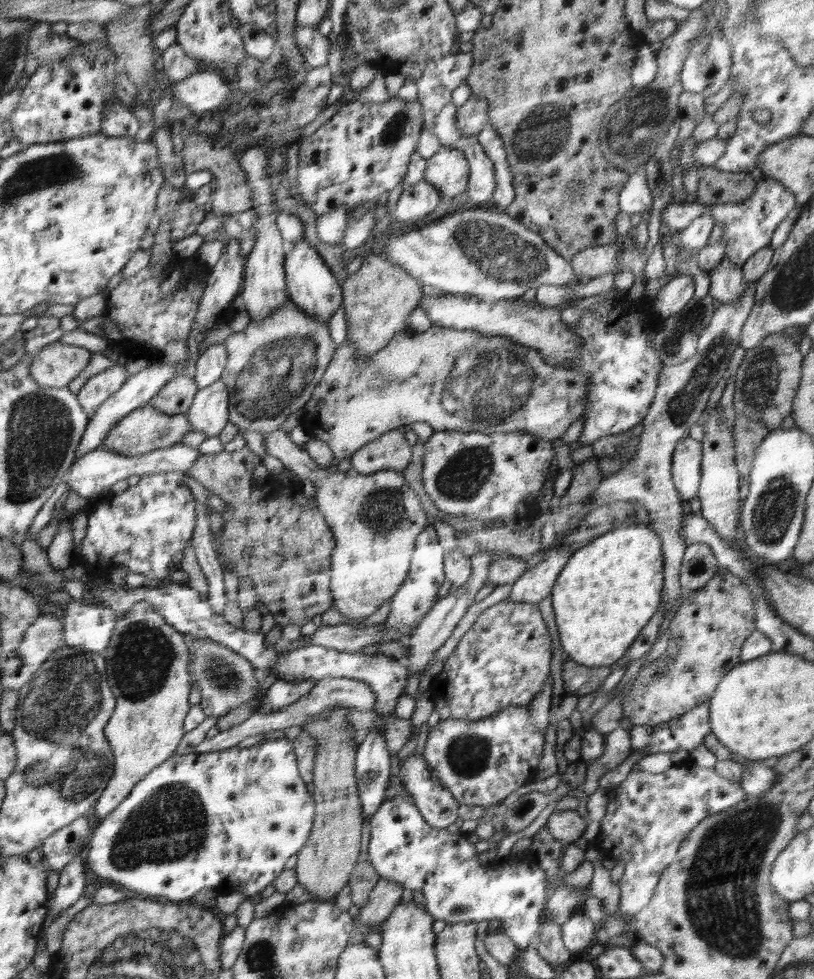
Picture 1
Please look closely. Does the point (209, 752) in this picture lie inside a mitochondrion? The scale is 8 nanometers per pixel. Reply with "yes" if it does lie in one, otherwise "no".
no

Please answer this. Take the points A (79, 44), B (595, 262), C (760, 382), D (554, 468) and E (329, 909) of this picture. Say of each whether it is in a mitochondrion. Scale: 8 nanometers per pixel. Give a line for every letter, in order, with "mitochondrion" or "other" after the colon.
A: other
B: other
C: mitochondrion
D: other
E: other

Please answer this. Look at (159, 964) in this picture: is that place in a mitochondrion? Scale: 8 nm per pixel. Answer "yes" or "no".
yes

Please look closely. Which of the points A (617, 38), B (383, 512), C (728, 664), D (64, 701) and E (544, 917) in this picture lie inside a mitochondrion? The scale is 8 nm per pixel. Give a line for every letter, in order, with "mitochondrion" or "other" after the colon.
A: other
B: mitochondrion
C: other
D: mitochondrion
E: other

